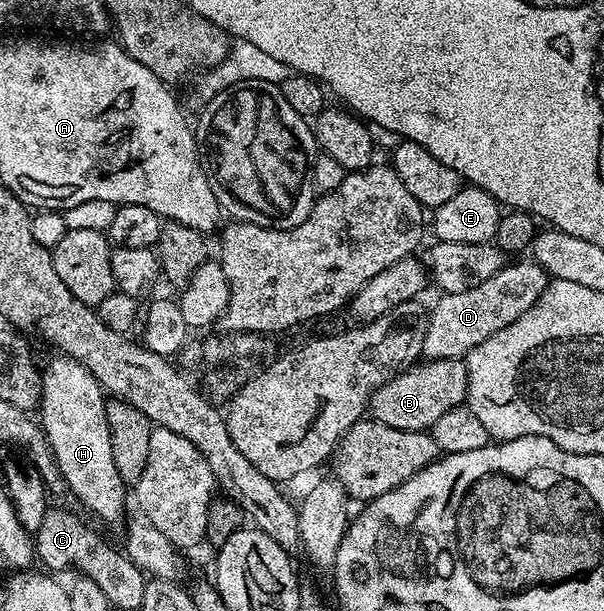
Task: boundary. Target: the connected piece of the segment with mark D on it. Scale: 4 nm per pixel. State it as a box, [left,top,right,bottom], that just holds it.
[422,260,548,359]

